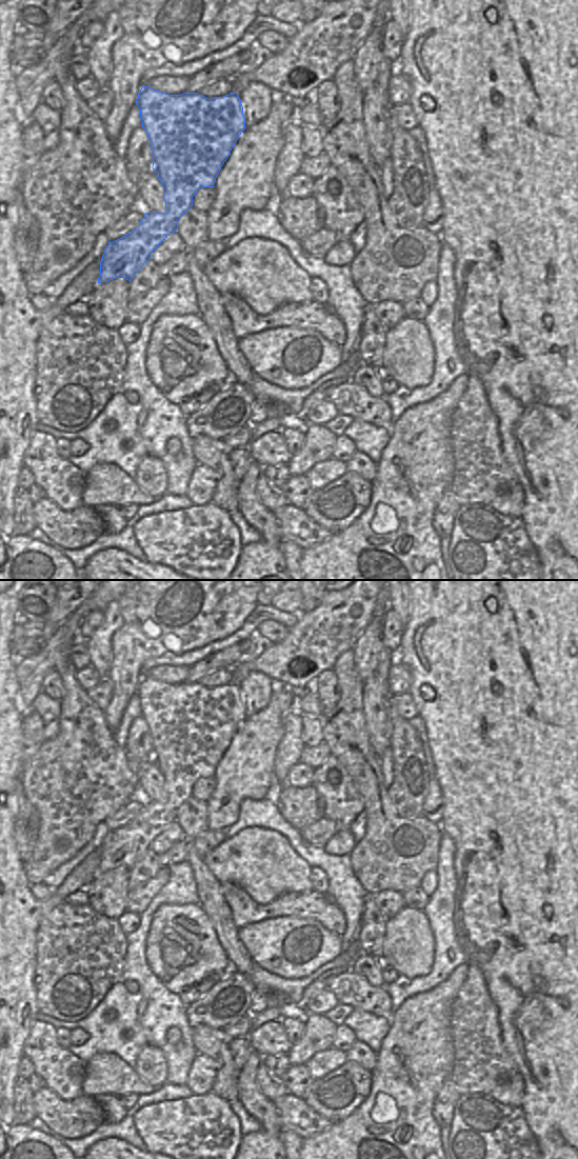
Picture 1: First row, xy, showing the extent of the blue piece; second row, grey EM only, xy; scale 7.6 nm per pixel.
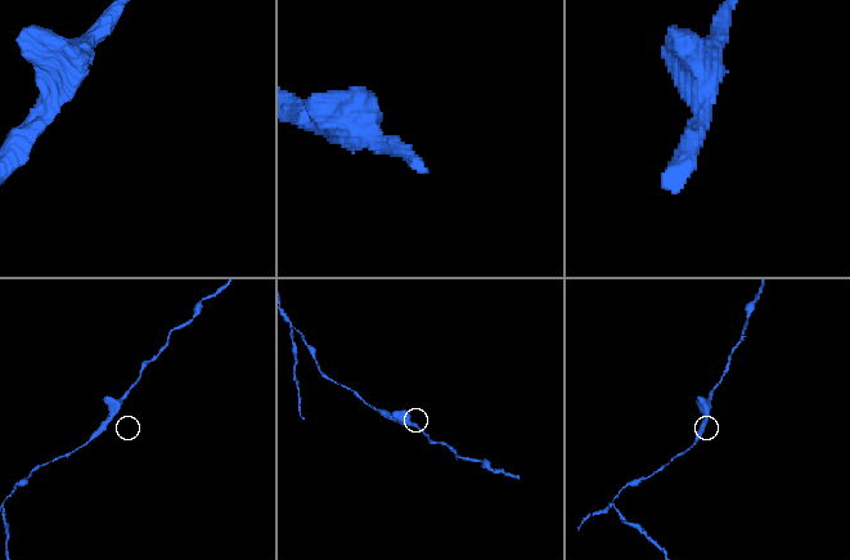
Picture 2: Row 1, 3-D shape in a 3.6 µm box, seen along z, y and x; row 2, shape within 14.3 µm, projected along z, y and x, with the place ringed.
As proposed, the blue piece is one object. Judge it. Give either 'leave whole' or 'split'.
leave whole

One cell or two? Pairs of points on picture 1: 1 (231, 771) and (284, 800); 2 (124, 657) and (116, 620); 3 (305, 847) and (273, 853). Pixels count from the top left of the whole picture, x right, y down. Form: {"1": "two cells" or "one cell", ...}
{"1": "two cells", "2": "two cells", "3": "two cells"}

